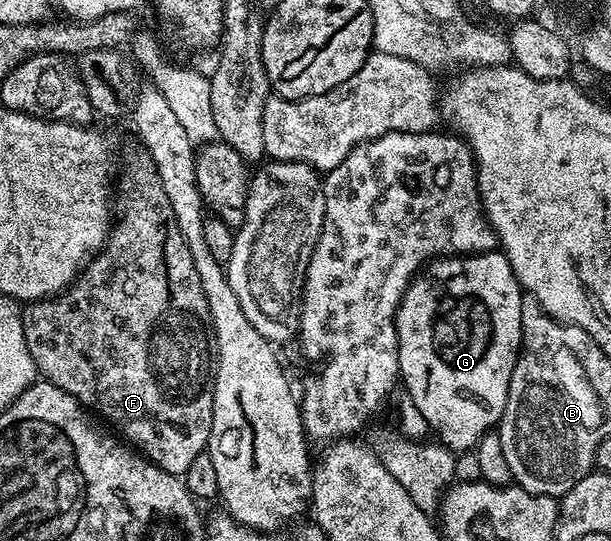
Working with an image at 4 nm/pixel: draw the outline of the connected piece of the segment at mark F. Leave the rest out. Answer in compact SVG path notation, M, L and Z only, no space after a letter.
M143 151L132 153L128 157L128 166L124 174L118 177L118 220L111 226L108 240L99 253L80 270L76 280L68 288L63 289L55 297L46 297L43 301L30 301L23 306L20 318L22 331L26 339L26 351L30 351L30 359L34 359L37 374L54 387L62 387L75 401L79 401L85 410L93 414L101 413L114 428L115 432L131 448L139 451L147 460L152 461L162 471L182 475L194 459L208 448L210 431L212 430L212 383L214 380L214 338L210 307L206 303L206 295L202 291L202 283L198 271L194 269L194 259L186 245L186 239L175 222L173 208L166 199L162 183L158 179L158 171L154 167L154 159Z

